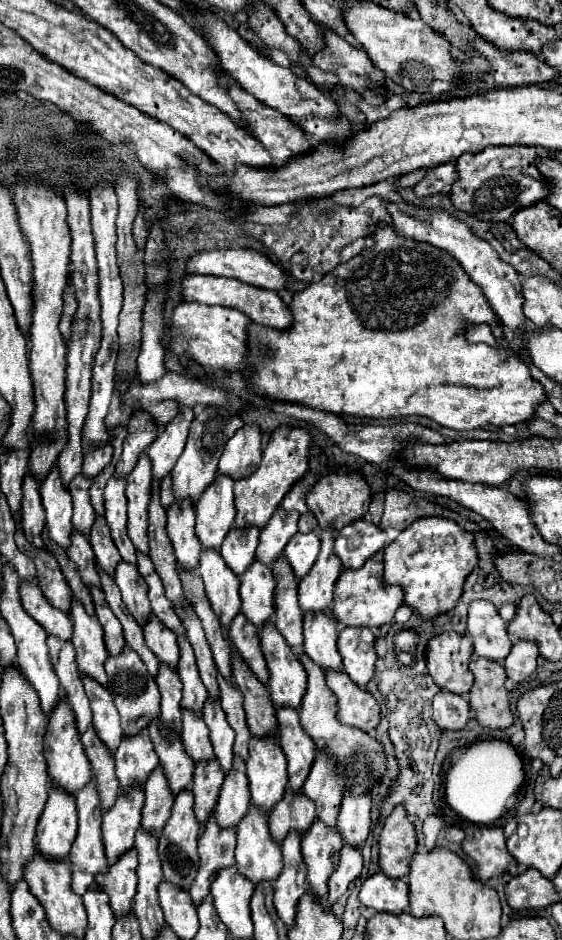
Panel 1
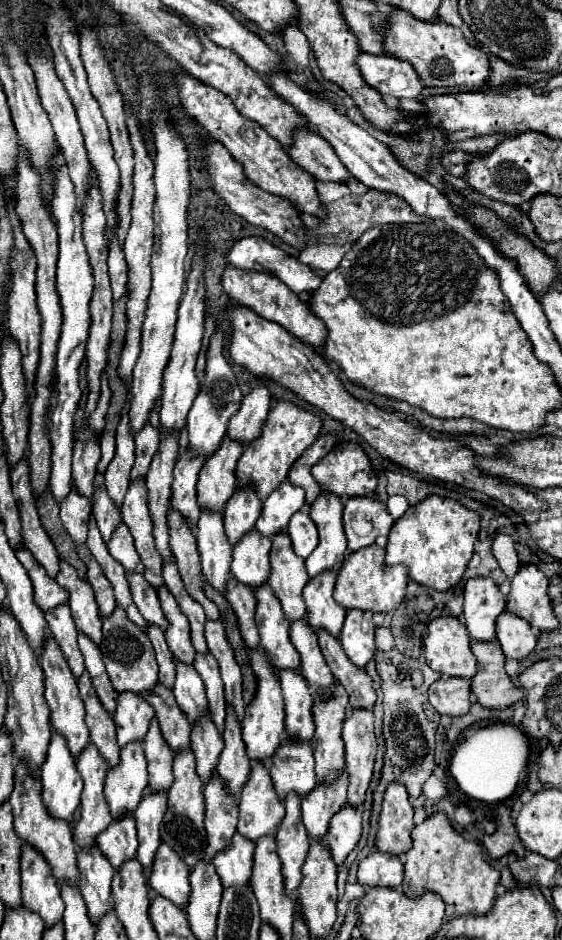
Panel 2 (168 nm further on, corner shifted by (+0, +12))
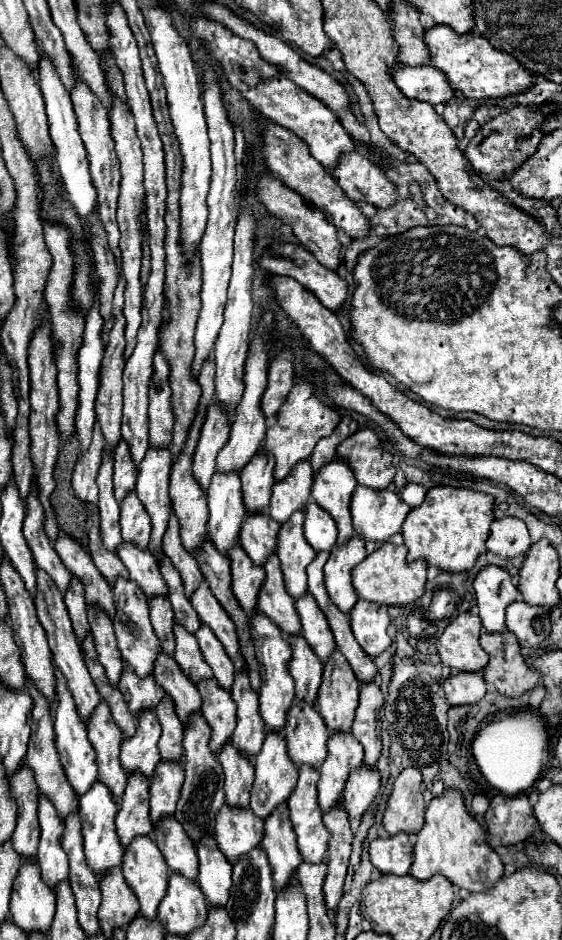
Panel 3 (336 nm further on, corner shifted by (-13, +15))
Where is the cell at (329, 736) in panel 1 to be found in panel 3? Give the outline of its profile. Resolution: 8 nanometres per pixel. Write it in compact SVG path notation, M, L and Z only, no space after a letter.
M307 593L307 597L303 597L303 601L297 601L295 605L301 617L303 637L309 641L317 657L321 661L327 661L335 649L335 639L331 637L331 627L327 625L327 617L323 617L323 611L315 605L311 593Z

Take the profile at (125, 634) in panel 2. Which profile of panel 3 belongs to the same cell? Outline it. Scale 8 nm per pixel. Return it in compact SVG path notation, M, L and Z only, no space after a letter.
M121 577L113 585L113 595L115 595L113 627L115 627L115 635L117 635L117 643L119 643L123 661L129 663L139 677L147 677L153 673L153 665L155 665L157 653L161 649L161 643L159 643L159 639L151 627L151 621L149 621L147 597L143 597L143 591L139 589L139 585L135 585L135 581L121 579Z

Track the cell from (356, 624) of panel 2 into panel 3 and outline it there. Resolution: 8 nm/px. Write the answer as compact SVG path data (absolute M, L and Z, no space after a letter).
M359 599L349 613L349 621L355 639L359 641L359 645L367 655L377 657L391 645L391 637L387 635L387 627L389 627L387 605L377 605Z

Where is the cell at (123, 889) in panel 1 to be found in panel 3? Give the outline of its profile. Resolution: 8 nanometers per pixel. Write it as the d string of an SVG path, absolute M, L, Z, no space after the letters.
M129 777L125 793L119 801L115 825L123 847L127 847L137 835L153 833L149 819L149 781L145 777Z

